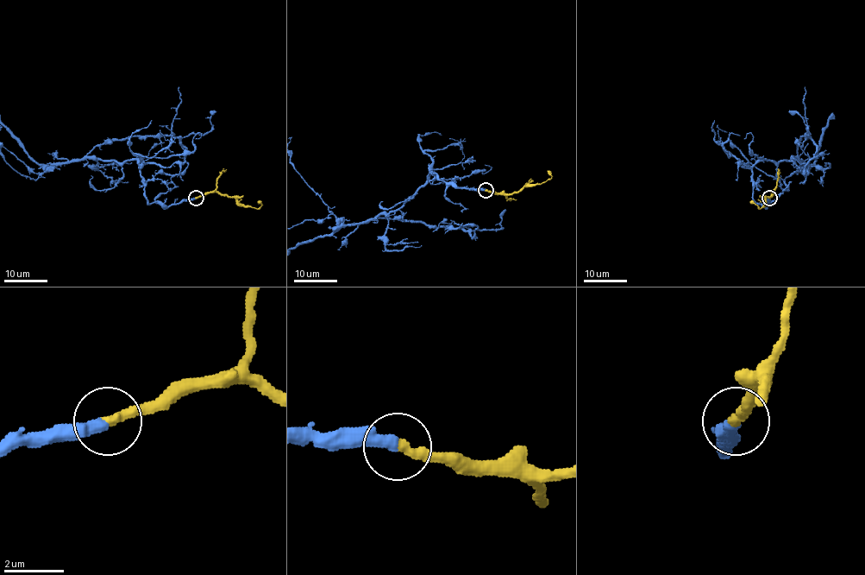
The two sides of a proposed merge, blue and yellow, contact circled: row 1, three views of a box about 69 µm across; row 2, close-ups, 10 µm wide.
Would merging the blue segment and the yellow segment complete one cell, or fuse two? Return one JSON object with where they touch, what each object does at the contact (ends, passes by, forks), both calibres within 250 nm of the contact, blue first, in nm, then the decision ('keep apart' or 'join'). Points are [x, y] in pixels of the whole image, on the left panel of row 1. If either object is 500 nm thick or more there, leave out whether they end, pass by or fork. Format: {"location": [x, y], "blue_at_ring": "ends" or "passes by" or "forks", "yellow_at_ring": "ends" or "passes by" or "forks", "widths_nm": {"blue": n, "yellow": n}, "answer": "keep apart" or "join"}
{"location": [196, 198], "blue_at_ring": "ends", "yellow_at_ring": "ends", "widths_nm": {"blue": 440, "yellow": 360}, "answer": "join"}

